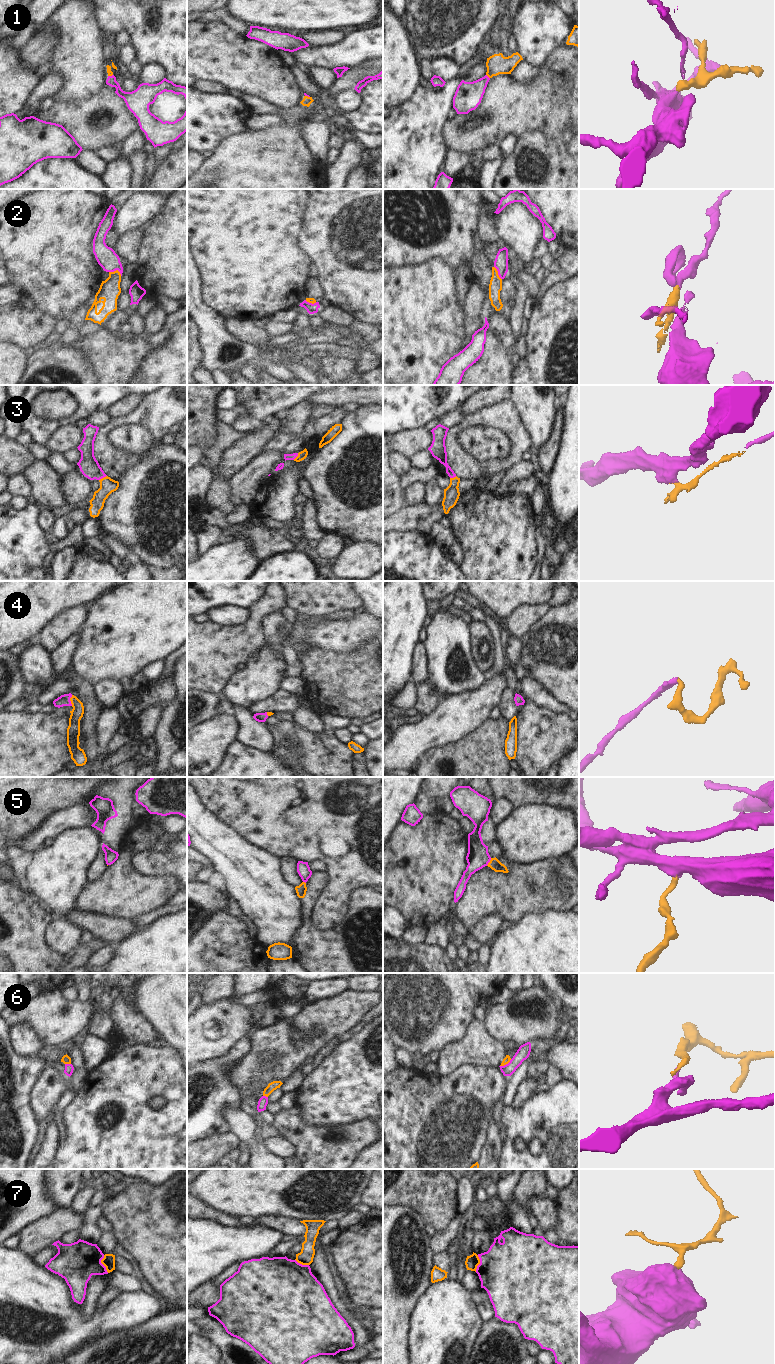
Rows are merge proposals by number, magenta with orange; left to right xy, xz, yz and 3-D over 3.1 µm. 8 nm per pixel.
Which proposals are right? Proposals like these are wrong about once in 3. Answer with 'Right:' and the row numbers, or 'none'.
Right: 1, 3, 4, 5, 6

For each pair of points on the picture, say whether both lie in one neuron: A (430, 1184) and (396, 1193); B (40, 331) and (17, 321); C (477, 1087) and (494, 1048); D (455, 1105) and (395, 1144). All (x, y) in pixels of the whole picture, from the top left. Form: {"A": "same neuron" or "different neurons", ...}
{"A": "same neuron", "B": "same neuron", "C": "different neurons", "D": "same neuron"}

